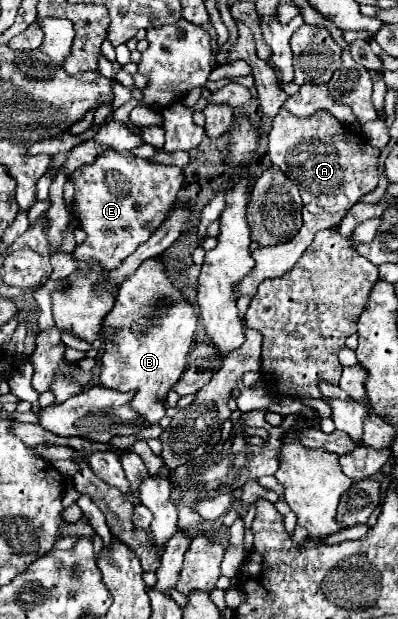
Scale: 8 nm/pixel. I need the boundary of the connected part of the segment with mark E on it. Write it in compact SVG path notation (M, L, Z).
M106 151L94 165L80 167L72 179L76 185L76 207L72 213L88 235L72 255L82 261L98 261L106 271L116 269L124 257L148 241L166 219L176 193L186 183L180 167L136 159L128 151Z

